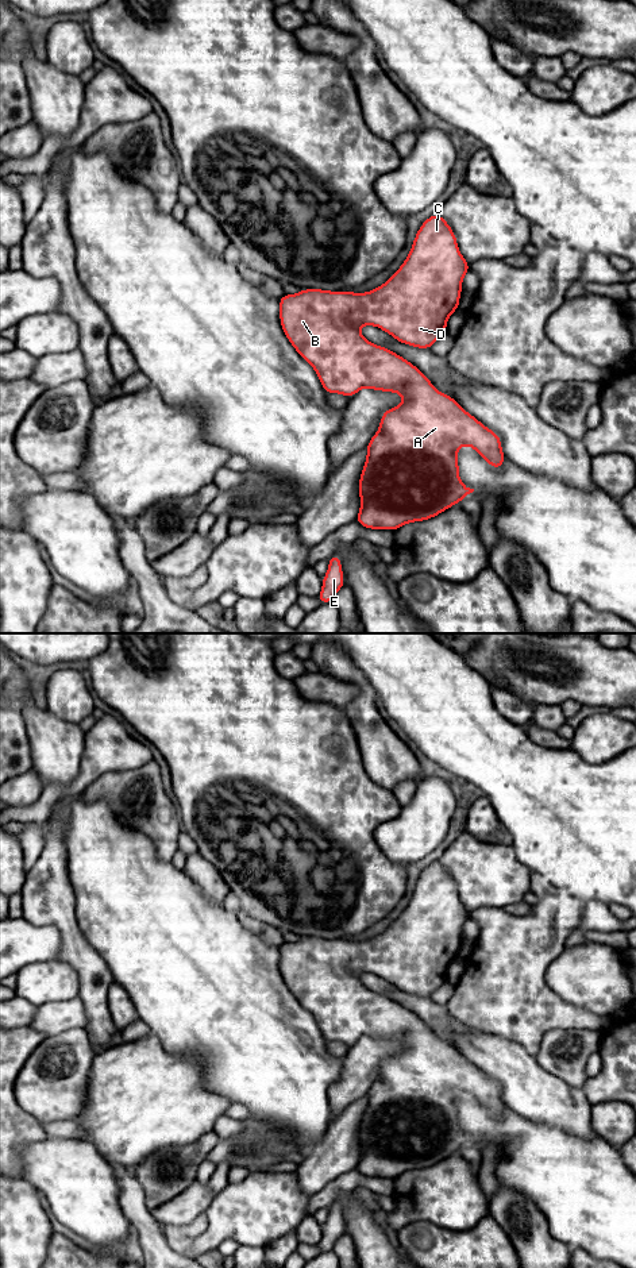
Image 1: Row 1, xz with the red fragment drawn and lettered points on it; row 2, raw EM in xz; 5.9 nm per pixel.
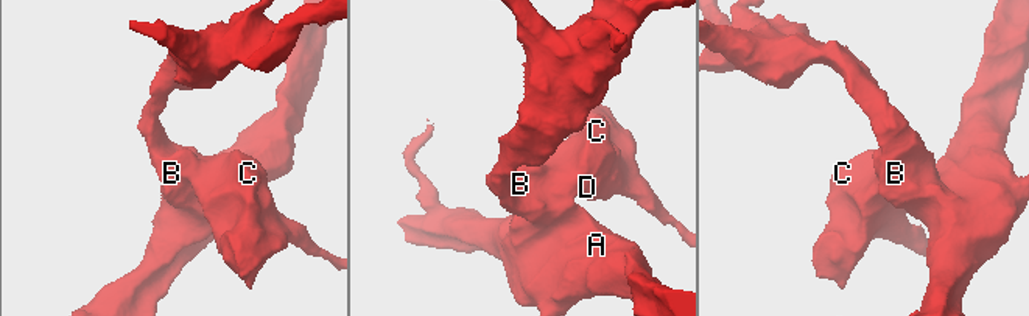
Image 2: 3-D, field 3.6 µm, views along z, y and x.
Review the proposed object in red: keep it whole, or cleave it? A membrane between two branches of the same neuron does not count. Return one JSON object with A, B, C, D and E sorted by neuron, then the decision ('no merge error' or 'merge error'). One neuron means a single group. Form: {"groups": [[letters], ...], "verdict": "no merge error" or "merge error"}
{"groups": [["A", "B", "C", "D", "E"]], "verdict": "no merge error"}

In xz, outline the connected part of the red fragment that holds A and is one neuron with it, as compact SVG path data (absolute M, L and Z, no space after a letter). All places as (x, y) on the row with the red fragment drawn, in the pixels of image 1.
M433 213L420 226L405 262L374 290L355 293L301 289L297 294L284 294L278 298L280 321L285 336L300 356L315 369L327 394L339 393L350 398L367 388L398 393L404 397L401 405L382 413L379 429L365 447L367 458L358 483L361 509L355 519L365 528L396 531L406 523L427 521L473 493L474 489L465 486L459 478L458 448L460 446L474 448L496 470L506 460L501 438L494 431L466 412L454 397L440 393L415 365L389 348L369 342L358 329L359 325L375 325L397 342L431 350L433 343L446 334L451 313L459 309L462 281L469 270L470 263L460 254L450 224L439 213Z

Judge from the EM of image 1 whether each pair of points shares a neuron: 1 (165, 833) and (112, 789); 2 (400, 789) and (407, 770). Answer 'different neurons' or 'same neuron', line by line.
1: same neuron
2: different neurons

